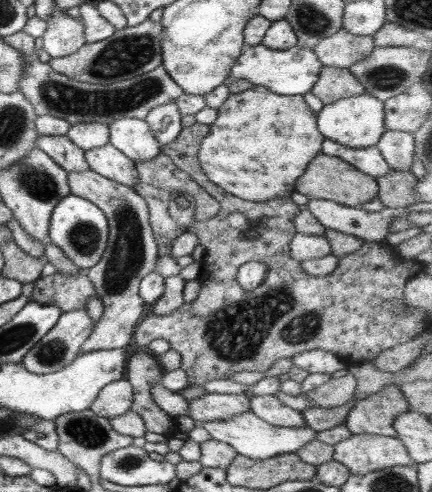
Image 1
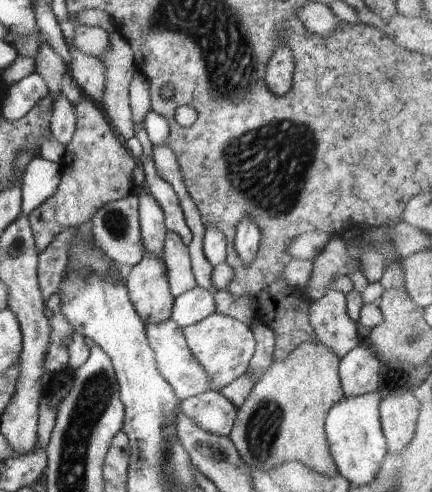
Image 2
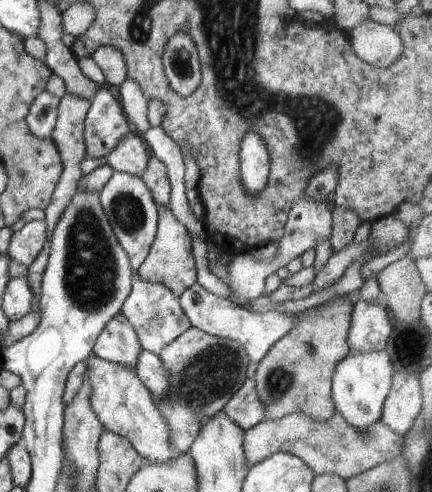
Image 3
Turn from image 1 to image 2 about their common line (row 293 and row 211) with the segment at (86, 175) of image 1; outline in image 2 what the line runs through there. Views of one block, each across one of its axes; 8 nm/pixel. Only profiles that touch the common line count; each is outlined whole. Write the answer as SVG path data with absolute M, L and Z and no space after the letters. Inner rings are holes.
M136 194L107 203L91 219L95 246L114 264L136 267L144 258L145 249L139 226L139 201Z

